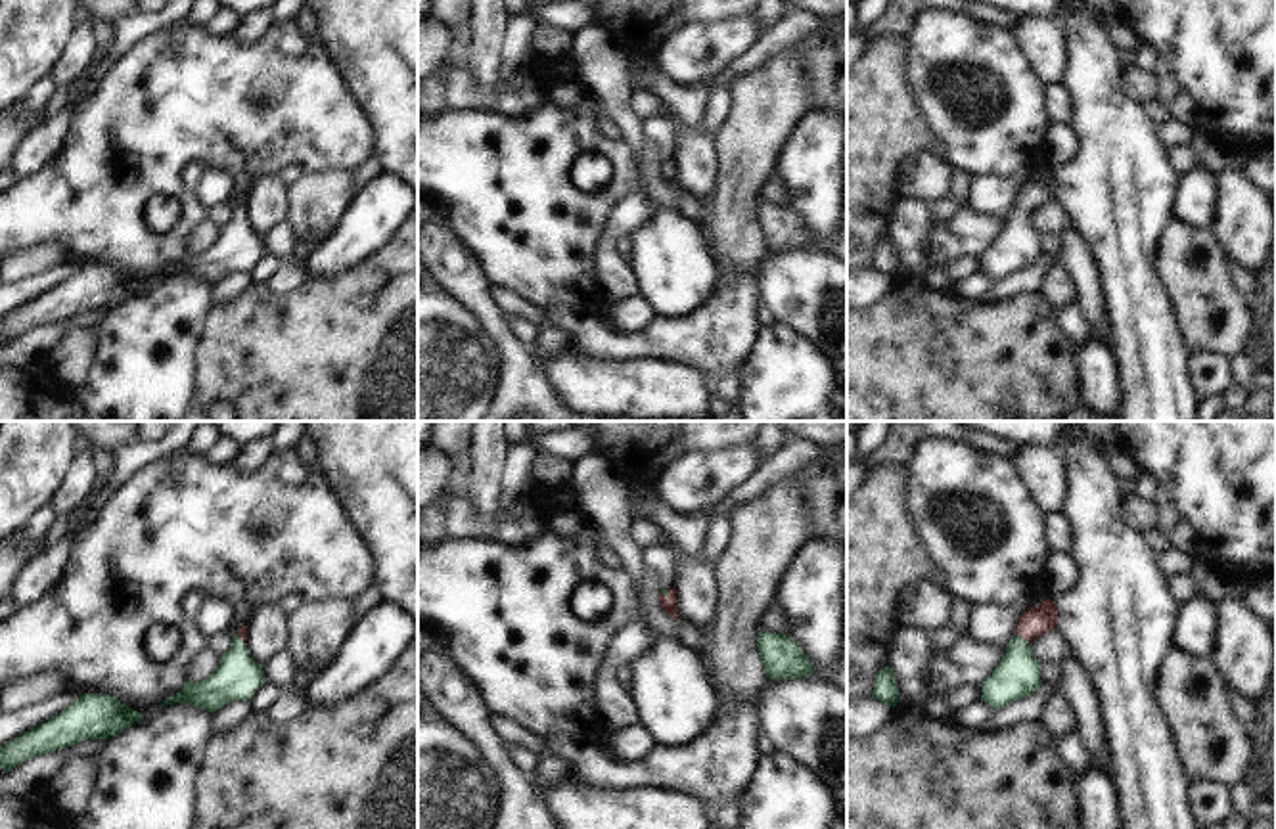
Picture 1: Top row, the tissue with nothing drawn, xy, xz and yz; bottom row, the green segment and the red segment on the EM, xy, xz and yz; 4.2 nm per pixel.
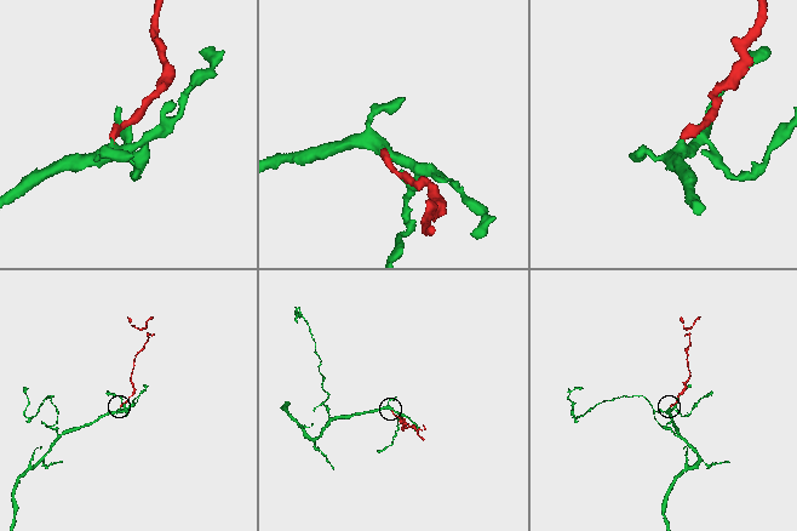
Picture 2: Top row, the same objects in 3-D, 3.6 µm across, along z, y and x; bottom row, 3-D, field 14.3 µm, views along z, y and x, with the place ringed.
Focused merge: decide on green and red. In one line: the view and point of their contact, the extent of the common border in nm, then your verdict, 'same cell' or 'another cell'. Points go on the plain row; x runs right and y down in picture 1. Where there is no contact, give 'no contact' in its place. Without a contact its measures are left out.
contact yz (1022, 209); length 80 nm; same cell

